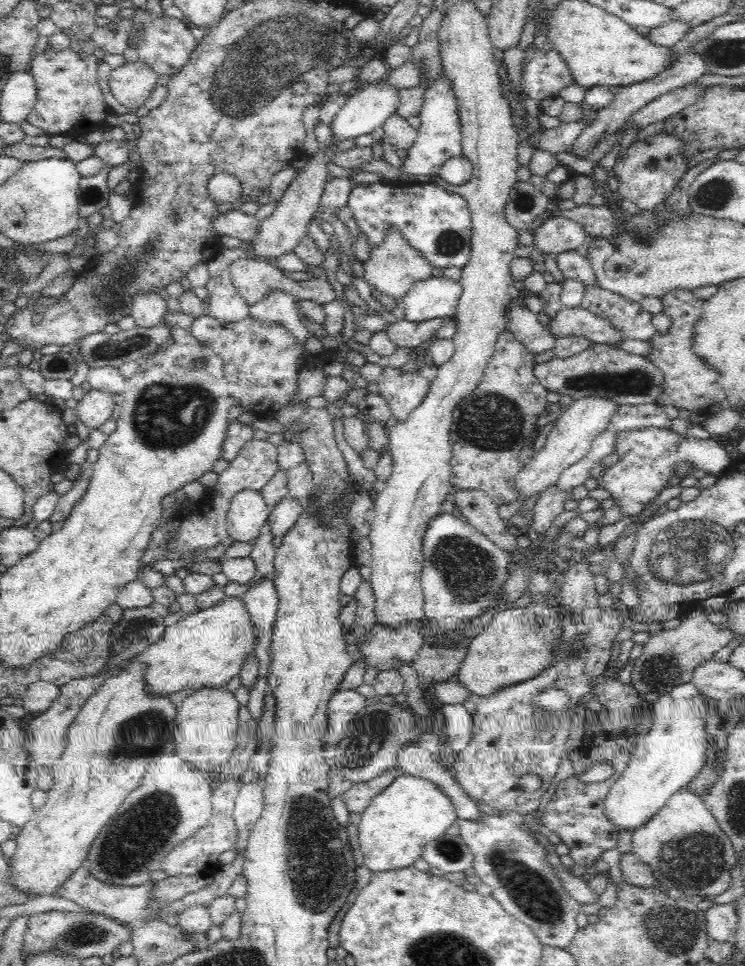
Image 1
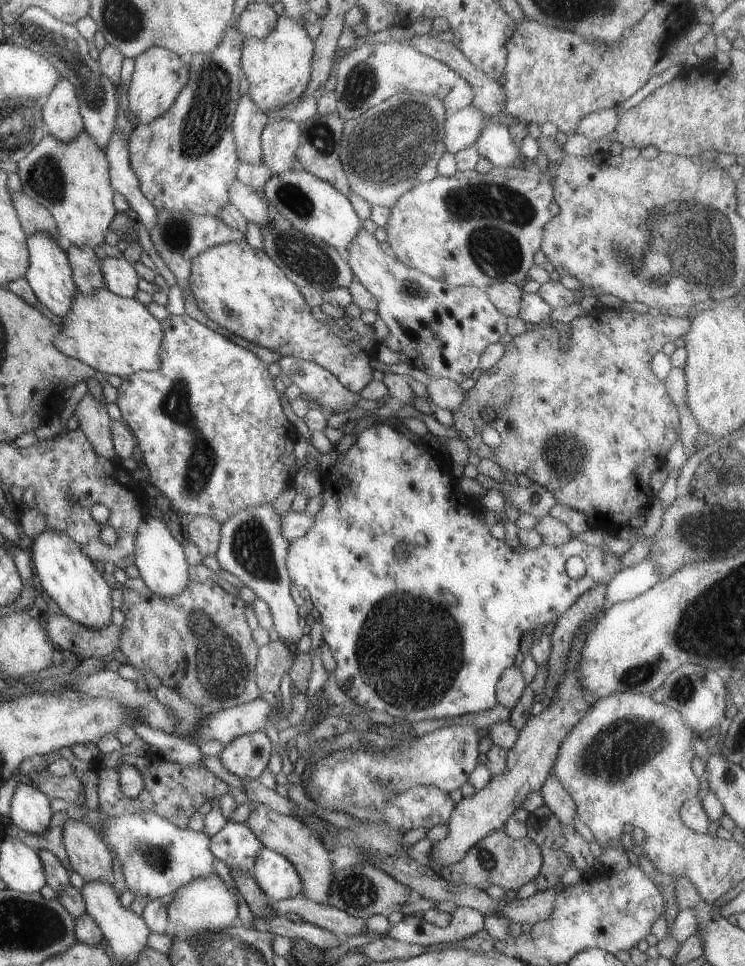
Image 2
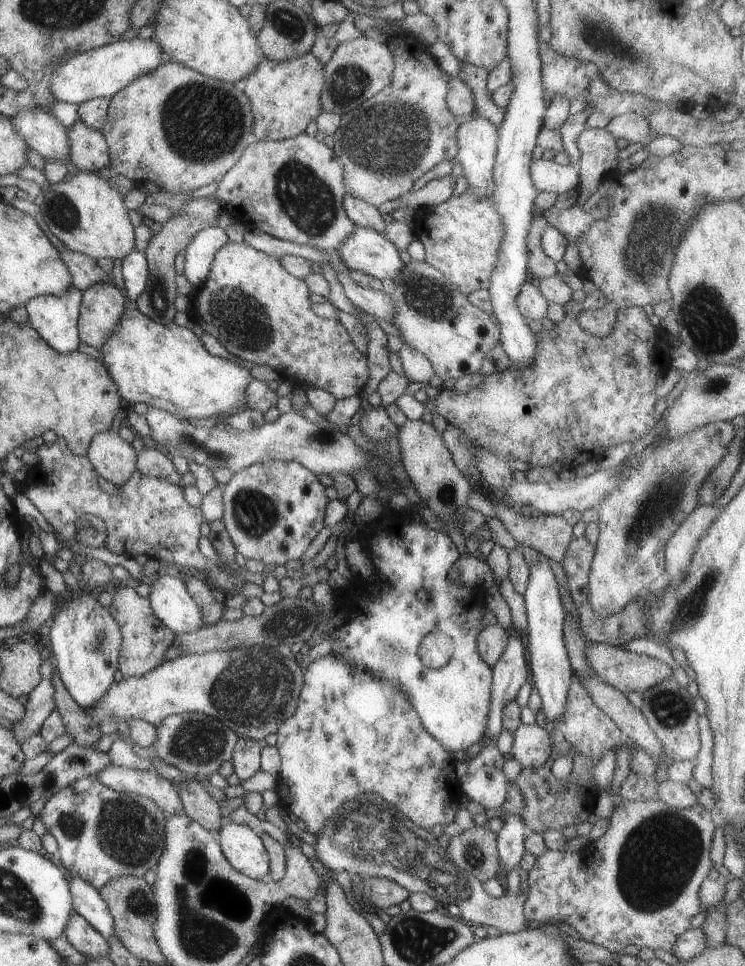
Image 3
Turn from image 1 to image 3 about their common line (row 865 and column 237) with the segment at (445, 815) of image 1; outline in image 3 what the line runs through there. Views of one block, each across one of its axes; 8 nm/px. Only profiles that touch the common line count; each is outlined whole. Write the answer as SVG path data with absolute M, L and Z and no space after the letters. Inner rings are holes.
M134 307L127 308L117 320L117 328L105 336L105 344L99 348L100 363L107 370L109 380L117 386L117 394L127 403L143 402L148 407L158 408L190 419L204 418L207 421L225 412L235 412L245 408L245 386L253 378L246 368L239 368L229 360L211 356L201 346L199 337L190 329L180 327L172 321L169 324L157 324Z

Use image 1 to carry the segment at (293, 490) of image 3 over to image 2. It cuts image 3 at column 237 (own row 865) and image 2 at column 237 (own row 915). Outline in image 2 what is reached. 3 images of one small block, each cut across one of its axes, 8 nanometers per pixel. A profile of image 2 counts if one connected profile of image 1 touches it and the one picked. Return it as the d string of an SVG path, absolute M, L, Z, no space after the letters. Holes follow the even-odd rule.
M271 501L238 509L220 524L220 540L214 556L217 558L219 567L222 570L238 578L245 587L252 590L262 602L265 602L272 617L272 628L277 632L279 639L294 650L296 642L303 634L297 623L299 616L296 614L296 609L298 607L289 594L289 584L292 582L285 562L290 542L282 536L282 518L284 514L279 514L275 510L274 502Z

